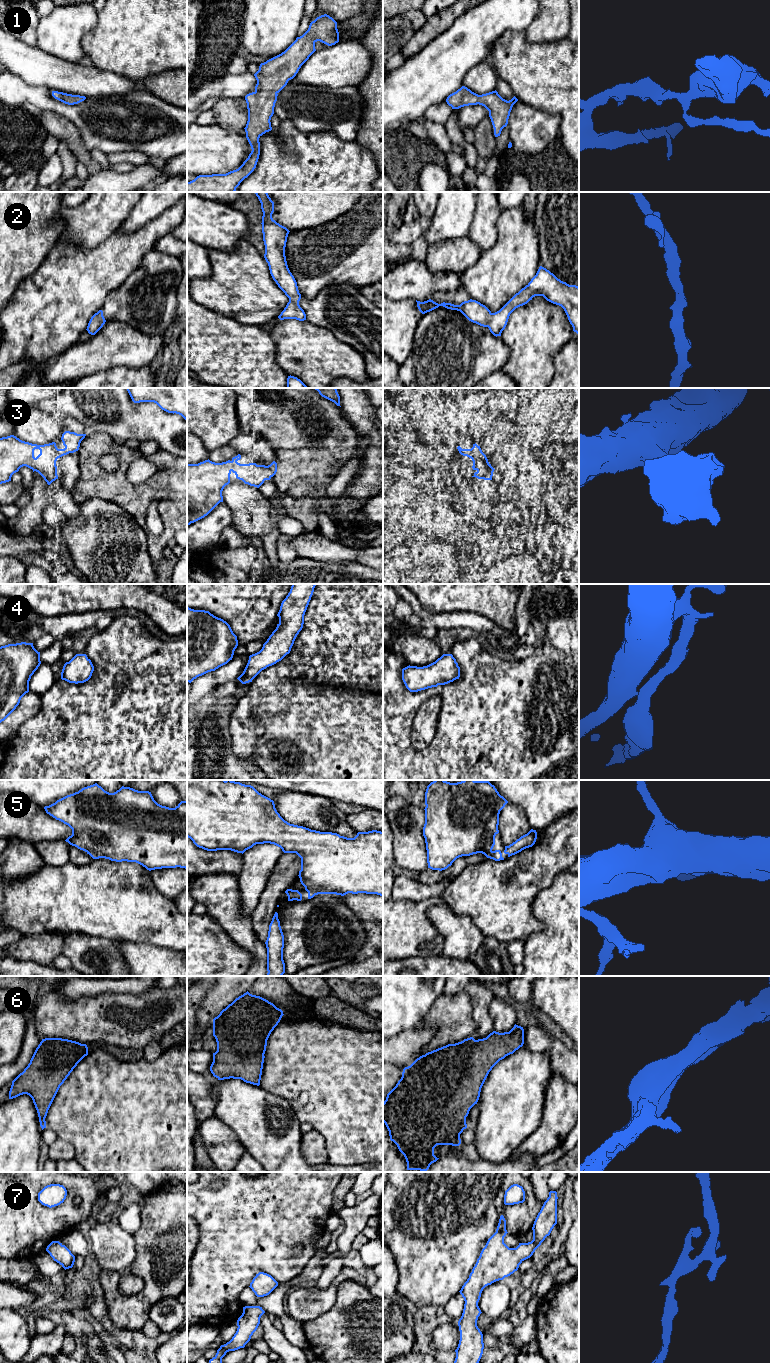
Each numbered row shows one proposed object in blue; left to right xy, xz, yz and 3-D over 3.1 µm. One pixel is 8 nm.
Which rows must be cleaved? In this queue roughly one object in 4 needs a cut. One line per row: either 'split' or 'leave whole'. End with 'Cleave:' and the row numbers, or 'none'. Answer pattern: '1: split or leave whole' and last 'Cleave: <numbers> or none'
1: leave whole
2: leave whole
3: leave whole
4: leave whole
5: leave whole
6: leave whole
7: leave whole
Cleave: none

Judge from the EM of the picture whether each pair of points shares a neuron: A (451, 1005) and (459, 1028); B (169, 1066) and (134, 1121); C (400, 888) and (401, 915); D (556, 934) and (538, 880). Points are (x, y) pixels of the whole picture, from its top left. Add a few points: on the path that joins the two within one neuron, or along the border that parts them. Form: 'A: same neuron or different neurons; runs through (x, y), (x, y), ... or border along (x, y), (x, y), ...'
A: same neuron; runs through (451, 1011), (454, 1022)
B: same neuron; runs through (169, 1080), (169, 1086), (148, 1107)
C: different neurons; border along (424, 899), (417, 901), (393, 900)
D: different neurons; border along (558, 873), (553, 881), (537, 894), (532, 911)

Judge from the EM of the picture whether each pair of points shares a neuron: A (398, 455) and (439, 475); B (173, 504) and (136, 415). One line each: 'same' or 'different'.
A: same
B: different

